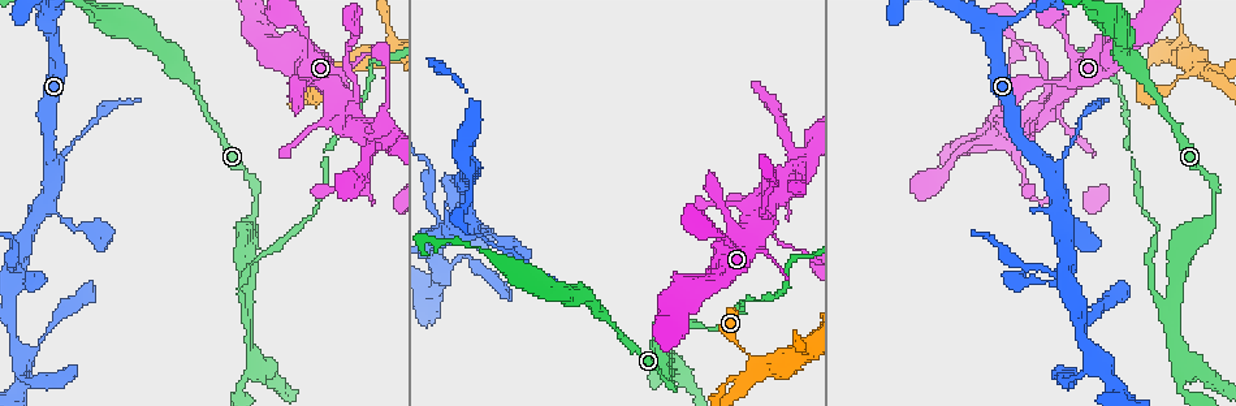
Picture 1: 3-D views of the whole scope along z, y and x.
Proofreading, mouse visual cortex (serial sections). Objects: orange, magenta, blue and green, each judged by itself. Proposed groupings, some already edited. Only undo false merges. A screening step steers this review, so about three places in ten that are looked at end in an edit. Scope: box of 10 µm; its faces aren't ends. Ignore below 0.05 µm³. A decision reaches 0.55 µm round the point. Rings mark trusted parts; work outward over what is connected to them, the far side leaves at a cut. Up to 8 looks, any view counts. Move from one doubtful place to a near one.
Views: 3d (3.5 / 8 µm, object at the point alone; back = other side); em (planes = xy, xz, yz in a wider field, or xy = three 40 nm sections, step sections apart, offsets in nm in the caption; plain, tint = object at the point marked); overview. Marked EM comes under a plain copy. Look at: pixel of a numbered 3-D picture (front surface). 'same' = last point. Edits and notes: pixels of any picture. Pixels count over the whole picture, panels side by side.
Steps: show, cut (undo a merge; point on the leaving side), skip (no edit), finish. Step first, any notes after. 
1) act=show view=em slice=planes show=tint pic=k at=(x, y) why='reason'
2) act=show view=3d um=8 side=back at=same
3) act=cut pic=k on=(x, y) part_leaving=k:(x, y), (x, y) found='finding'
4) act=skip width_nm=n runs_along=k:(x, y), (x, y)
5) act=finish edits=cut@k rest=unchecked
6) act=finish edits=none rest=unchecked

act=show view=3d um=8 pic=1 at=(53, 172) why='two arms in line, one across'

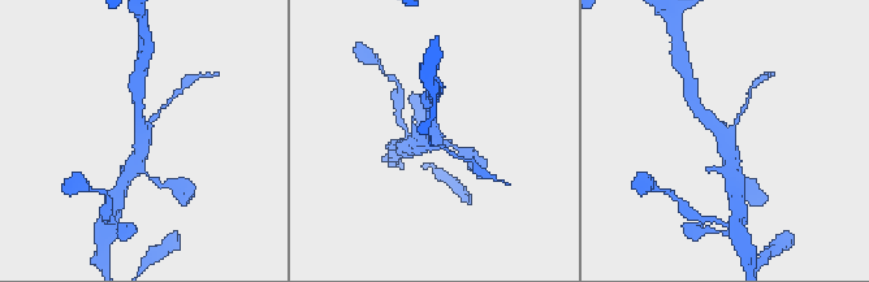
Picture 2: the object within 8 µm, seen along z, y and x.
act=show view=3d um=3.5 at=same

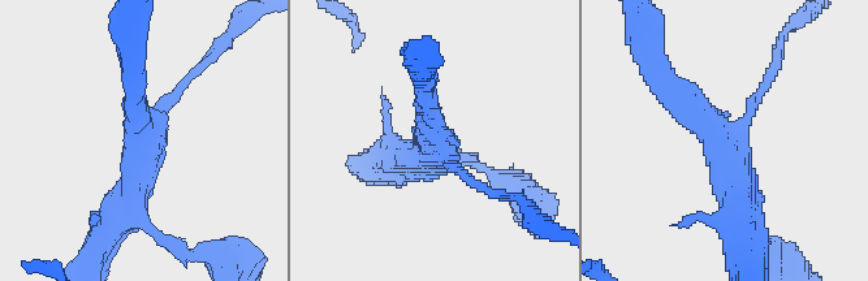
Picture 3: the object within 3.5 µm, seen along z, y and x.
act=show view=em slice=xy step=1 show=tint pic=3 at=(433, 136) arms=3 arm_widths_nm=150,300,400

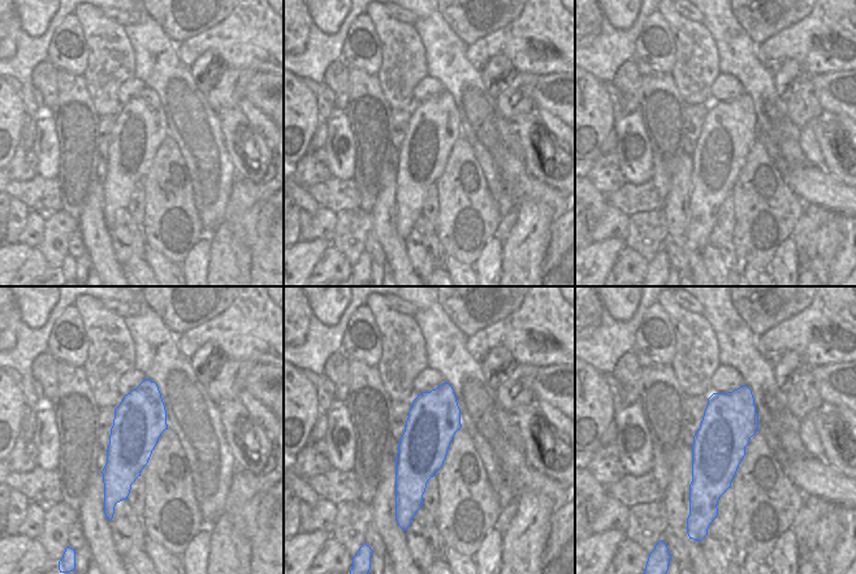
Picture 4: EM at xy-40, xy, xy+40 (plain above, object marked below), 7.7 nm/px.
act=skip runs_along=3:(660, 70), (724, 146), (743, 215) found='all the same cell'

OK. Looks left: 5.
act=show view=3d um=8 pic=1 at=(246, 293) why='side arm on a straight run'

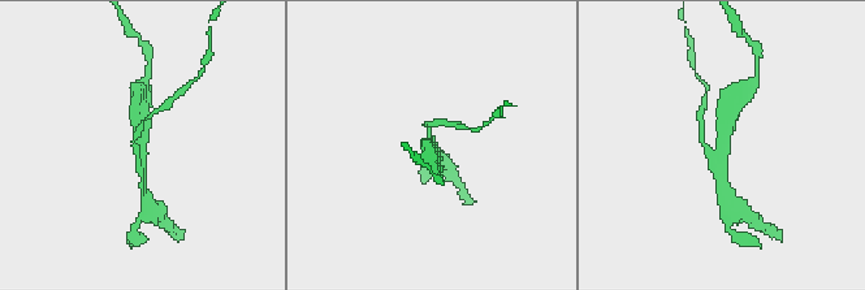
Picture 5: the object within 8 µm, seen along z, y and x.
act=show view=3d um=3.5 at=same why='closer look'

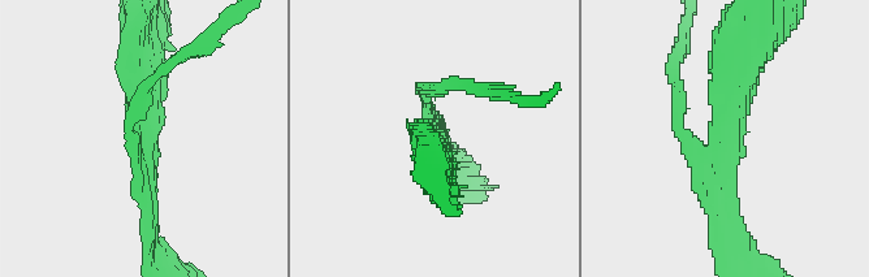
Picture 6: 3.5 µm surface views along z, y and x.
act=cut pic=6 on=(682, 104) part_leaving=6:(705, 154), (682, 134), (675, 57) found='a second cell is stuck on'

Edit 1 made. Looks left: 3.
act=show view=3d um=3.5 pic=1 at=(1055, 283) why='thin neck'

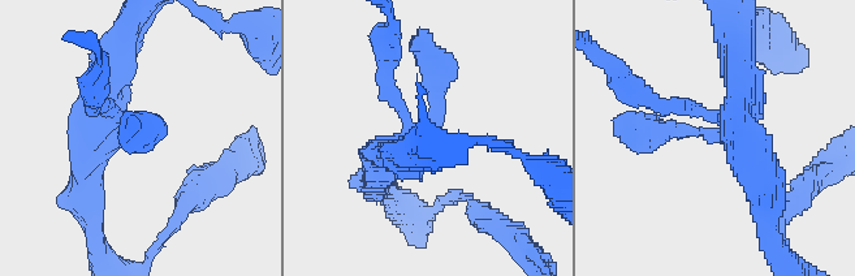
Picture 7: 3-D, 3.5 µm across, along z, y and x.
act=show view=em slice=planes show=tint at=same why='now the EM'

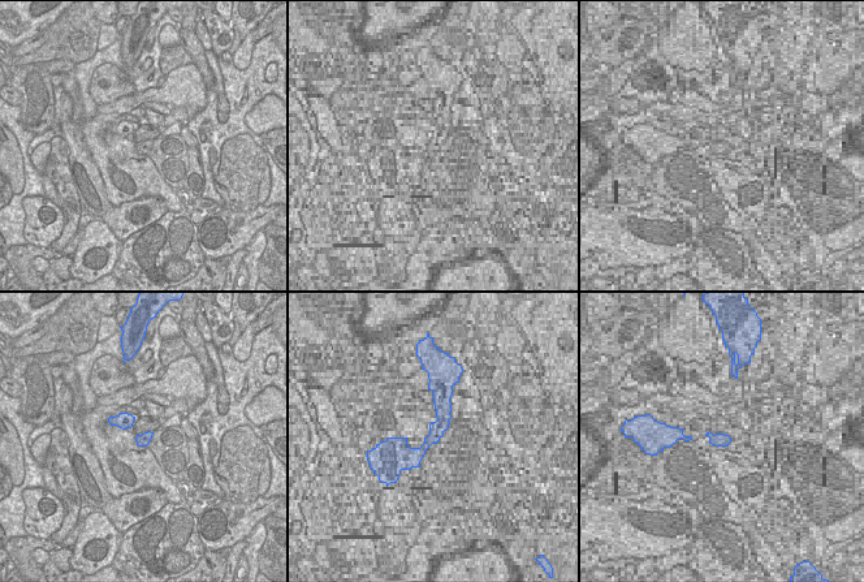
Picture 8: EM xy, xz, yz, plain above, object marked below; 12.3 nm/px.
act=show view=em slice=xy step=1 show=tint at=same why='cut it another way'

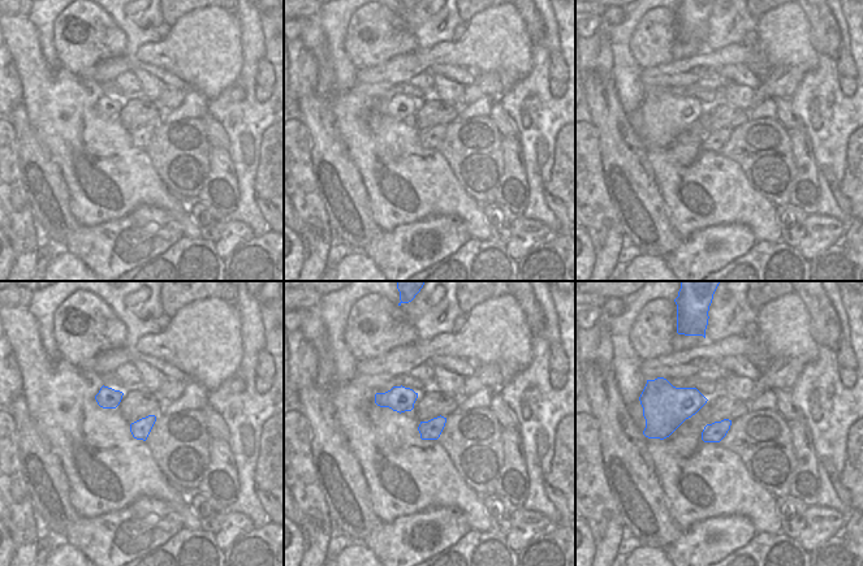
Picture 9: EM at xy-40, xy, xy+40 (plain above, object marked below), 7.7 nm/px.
act=skip found='continuous, no second cell'

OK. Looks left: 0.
act=finish edits=cut@6 rest=unchecked

